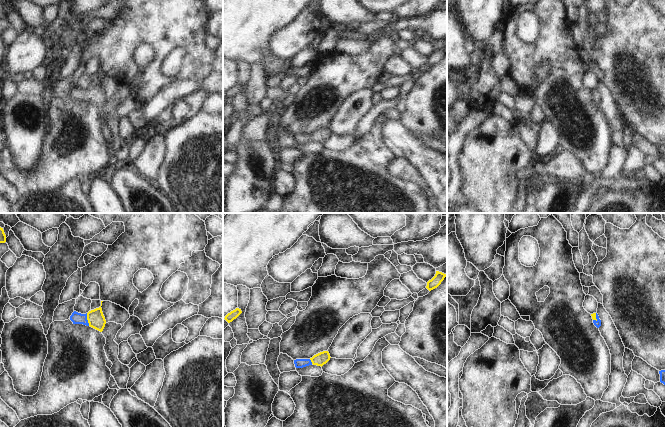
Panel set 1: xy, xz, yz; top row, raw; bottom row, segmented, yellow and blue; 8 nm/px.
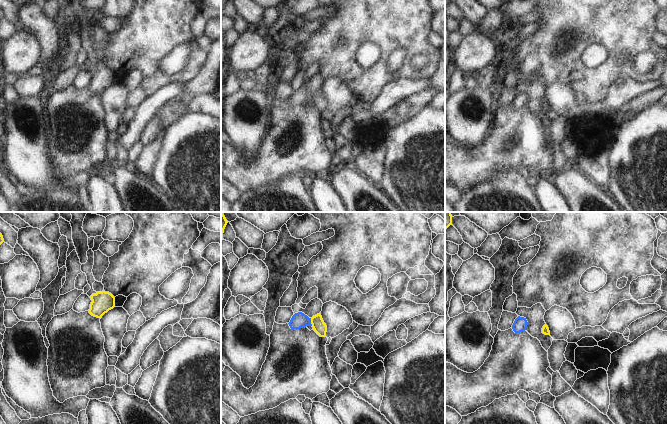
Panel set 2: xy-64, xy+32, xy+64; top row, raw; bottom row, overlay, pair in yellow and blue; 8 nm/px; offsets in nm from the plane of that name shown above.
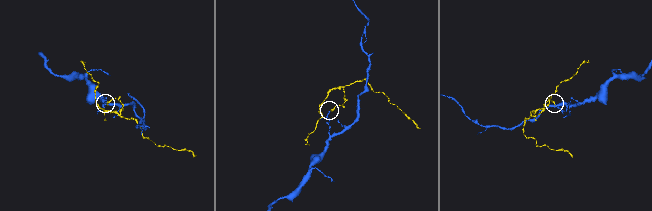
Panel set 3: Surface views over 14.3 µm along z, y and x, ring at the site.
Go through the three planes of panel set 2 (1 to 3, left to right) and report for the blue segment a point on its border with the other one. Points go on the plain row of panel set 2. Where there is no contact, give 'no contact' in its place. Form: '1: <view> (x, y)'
1: no contact
2: xy+32 (311, 98)
3: no contact

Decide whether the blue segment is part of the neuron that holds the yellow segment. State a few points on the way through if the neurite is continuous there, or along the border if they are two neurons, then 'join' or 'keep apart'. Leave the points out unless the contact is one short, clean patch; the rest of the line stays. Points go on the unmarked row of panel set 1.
way xy (96, 95), (87, 95), (77, 94); join

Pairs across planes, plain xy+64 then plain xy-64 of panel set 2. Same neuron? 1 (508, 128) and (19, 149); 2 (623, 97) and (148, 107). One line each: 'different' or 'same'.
1: different
2: same

